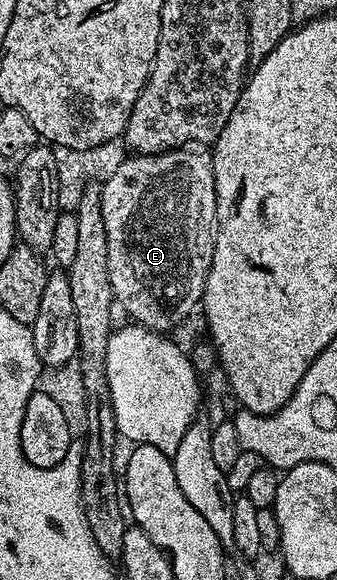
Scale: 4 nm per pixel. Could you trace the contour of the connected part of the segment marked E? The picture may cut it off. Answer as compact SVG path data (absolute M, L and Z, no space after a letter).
M188 145L185 147L177 147L169 151L160 151L157 155L137 155L132 154L131 159L127 159L124 163L119 163L115 167L115 172L108 177L107 180L102 180L101 183L101 213L103 214L103 220L105 221L105 233L107 234L107 244L109 245L109 281L111 282L111 294L114 302L119 303L132 315L134 322L140 327L147 327L151 331L157 331L160 333L171 333L171 330L190 313L191 310L198 308L203 302L203 290L205 289L205 281L209 277L209 269L213 265L213 249L215 248L215 234L219 231L217 225L217 193L215 192L215 178L213 177L213 161L211 160L211 151L204 149L199 145Z

